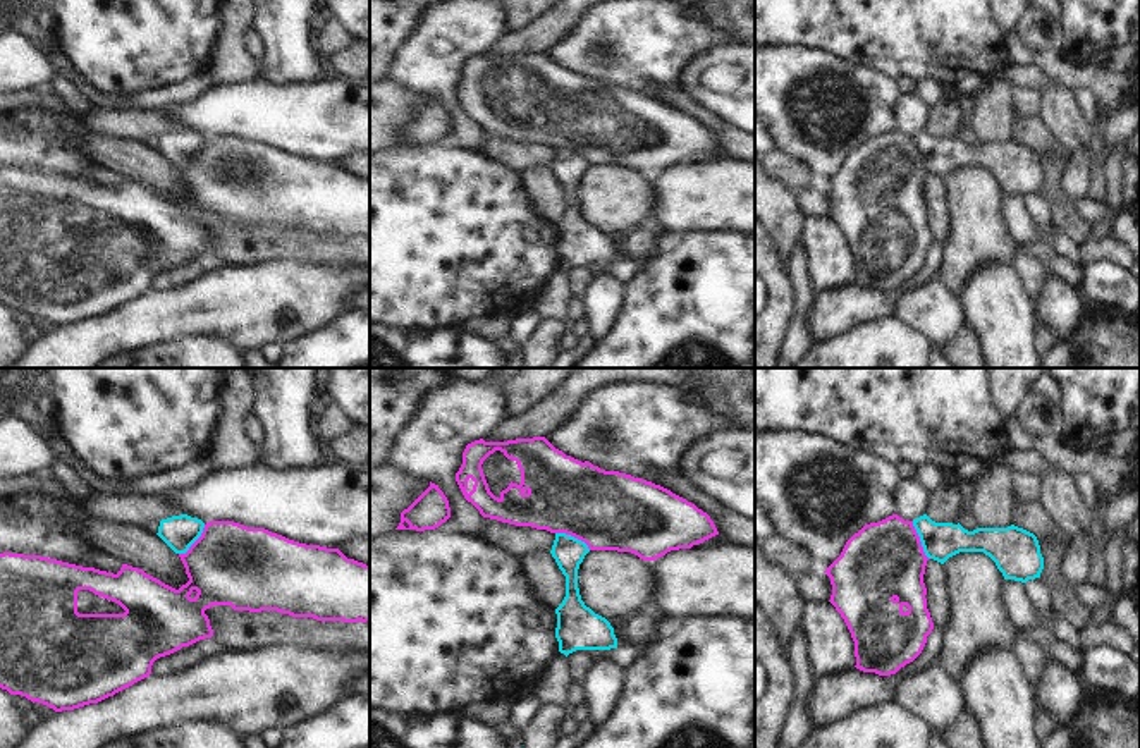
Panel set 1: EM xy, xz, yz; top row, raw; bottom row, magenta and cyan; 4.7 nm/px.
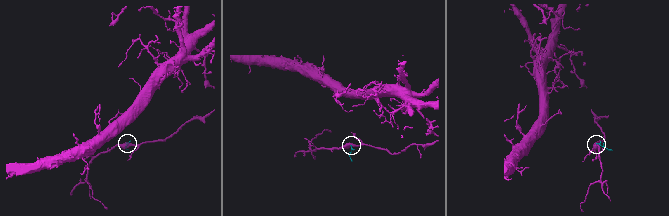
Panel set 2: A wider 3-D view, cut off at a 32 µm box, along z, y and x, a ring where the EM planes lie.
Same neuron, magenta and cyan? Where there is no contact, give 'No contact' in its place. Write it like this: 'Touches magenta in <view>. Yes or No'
Touches magenta in yz. No

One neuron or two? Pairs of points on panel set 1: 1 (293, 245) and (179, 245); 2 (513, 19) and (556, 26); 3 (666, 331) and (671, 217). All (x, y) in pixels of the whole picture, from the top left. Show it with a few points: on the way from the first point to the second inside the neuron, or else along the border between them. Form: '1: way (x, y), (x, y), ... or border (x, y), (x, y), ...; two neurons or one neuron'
1: border (250, 226), (210, 220), (205, 226), (210, 251); two neurons
2: border (539, 18), (506, 35); two neurons
3: border (712, 229), (657, 231); two neurons

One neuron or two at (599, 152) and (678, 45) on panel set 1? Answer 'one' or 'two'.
two

